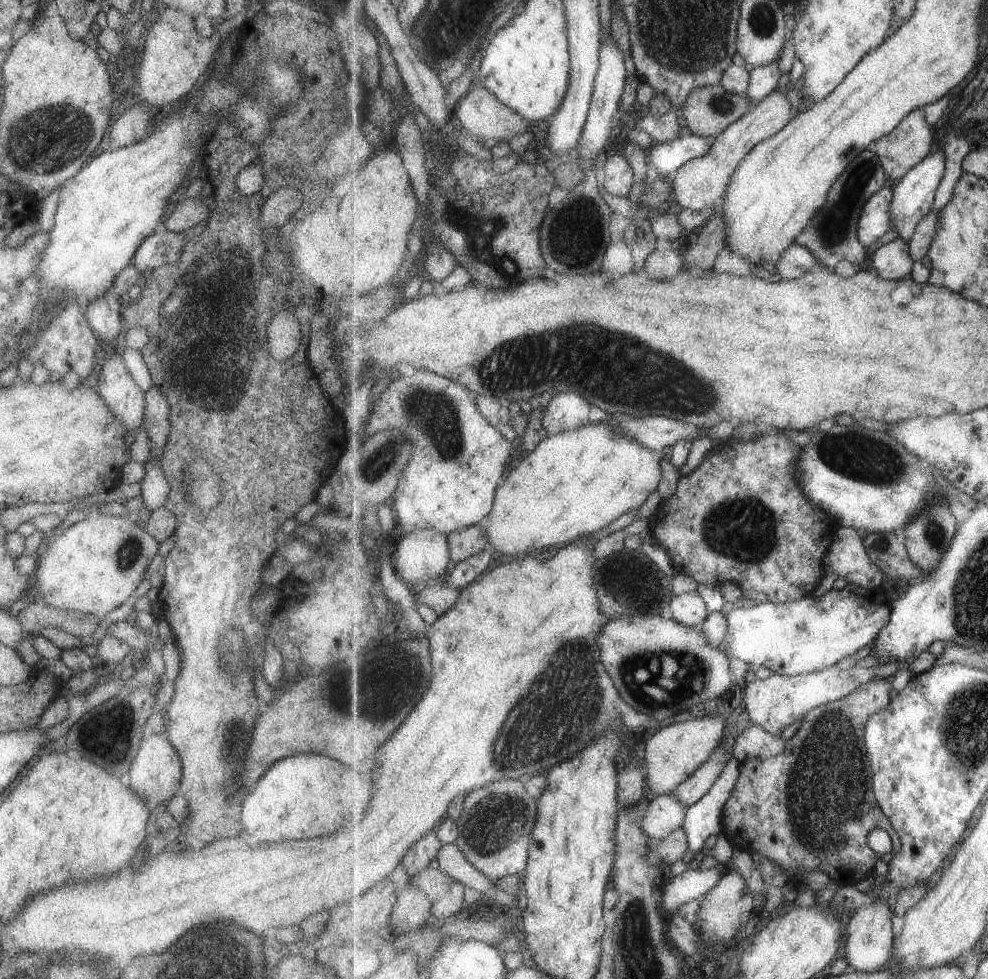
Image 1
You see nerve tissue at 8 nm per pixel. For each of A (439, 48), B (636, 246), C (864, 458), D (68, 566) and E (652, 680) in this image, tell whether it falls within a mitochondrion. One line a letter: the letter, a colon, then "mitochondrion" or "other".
A: mitochondrion
B: other
C: mitochondrion
D: other
E: mitochondrion

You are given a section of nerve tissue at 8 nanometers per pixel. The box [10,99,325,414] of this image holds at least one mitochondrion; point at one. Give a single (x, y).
(206, 360)

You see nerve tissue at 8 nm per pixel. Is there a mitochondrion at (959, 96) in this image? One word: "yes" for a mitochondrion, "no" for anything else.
no

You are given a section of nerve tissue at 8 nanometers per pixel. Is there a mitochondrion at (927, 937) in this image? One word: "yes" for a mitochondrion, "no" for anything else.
no

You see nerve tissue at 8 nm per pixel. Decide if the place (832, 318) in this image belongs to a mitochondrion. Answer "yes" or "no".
no

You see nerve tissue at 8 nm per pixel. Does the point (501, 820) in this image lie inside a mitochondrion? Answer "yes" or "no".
yes

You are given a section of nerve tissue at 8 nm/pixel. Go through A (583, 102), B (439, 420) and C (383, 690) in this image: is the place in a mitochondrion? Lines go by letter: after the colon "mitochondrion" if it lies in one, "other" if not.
A: other
B: mitochondrion
C: mitochondrion

